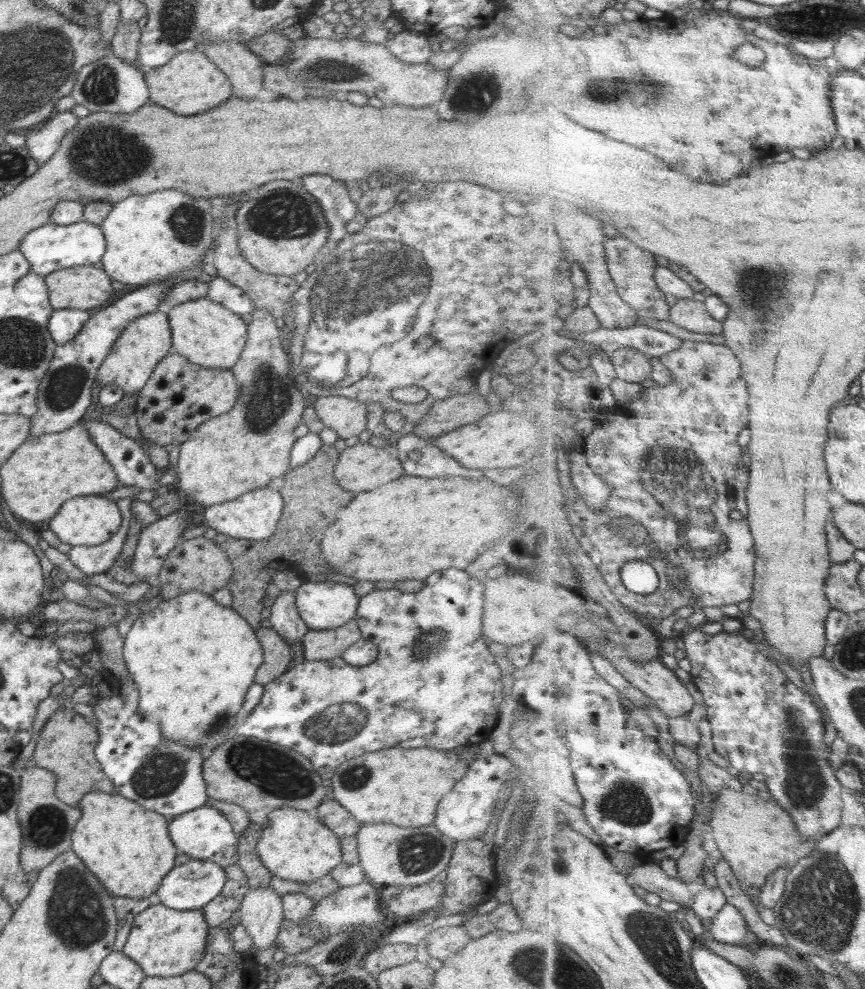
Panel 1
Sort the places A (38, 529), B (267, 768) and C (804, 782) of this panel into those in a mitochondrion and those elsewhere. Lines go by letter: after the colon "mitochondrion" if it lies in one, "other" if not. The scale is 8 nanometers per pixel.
A: other
B: mitochondrion
C: mitochondrion

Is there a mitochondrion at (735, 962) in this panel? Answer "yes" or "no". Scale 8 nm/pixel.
no

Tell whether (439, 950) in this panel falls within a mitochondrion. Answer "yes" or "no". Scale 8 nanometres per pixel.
no

